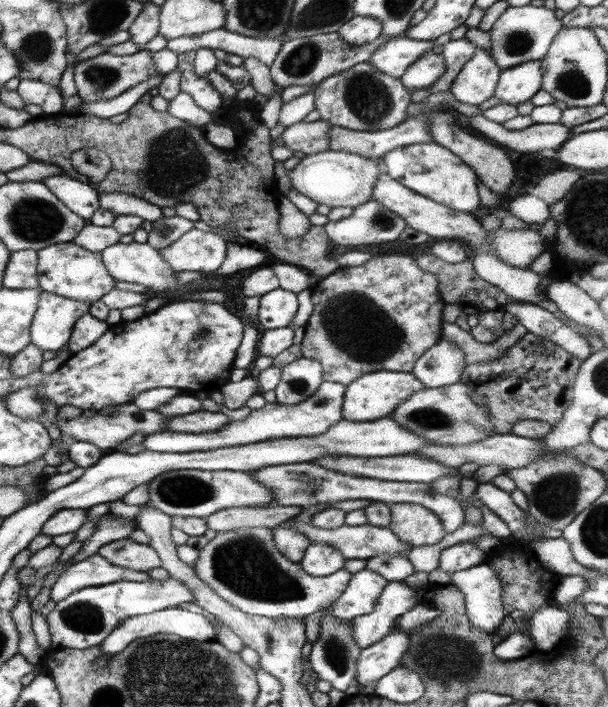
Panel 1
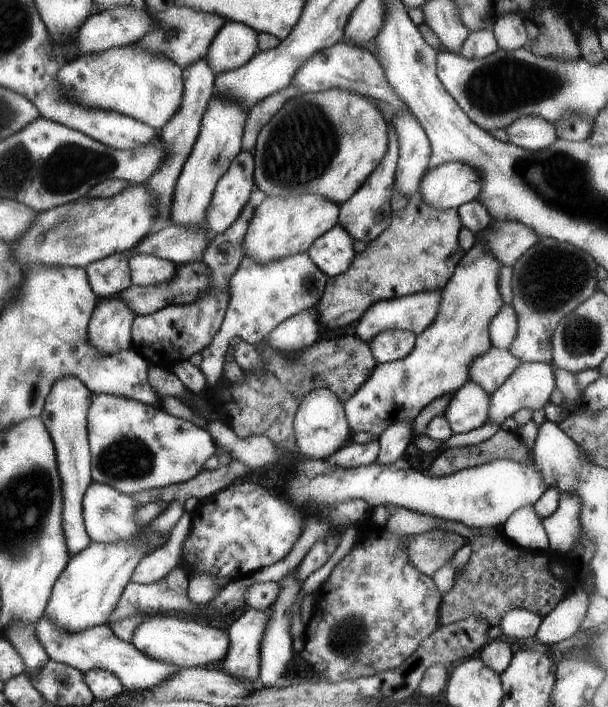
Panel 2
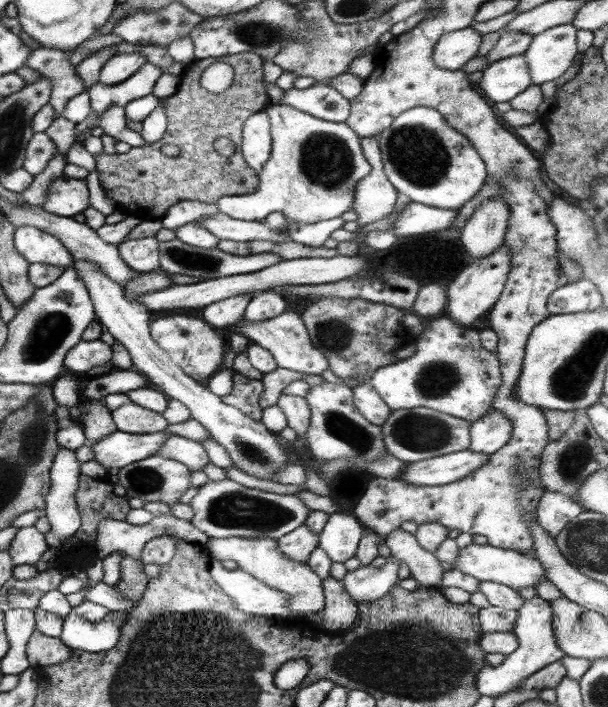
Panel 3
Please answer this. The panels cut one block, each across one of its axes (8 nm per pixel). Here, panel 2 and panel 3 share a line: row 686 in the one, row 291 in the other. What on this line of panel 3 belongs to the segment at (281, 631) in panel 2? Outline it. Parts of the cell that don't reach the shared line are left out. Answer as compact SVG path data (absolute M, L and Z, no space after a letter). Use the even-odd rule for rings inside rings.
M273 289L255 291L244 308L242 318L251 322L267 320L279 316L285 310L285 300L278 291L273 292Z

